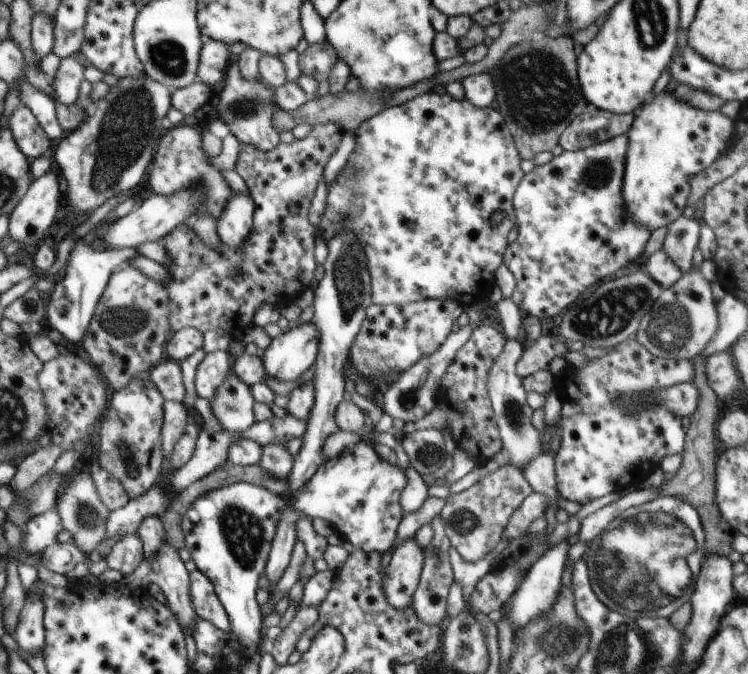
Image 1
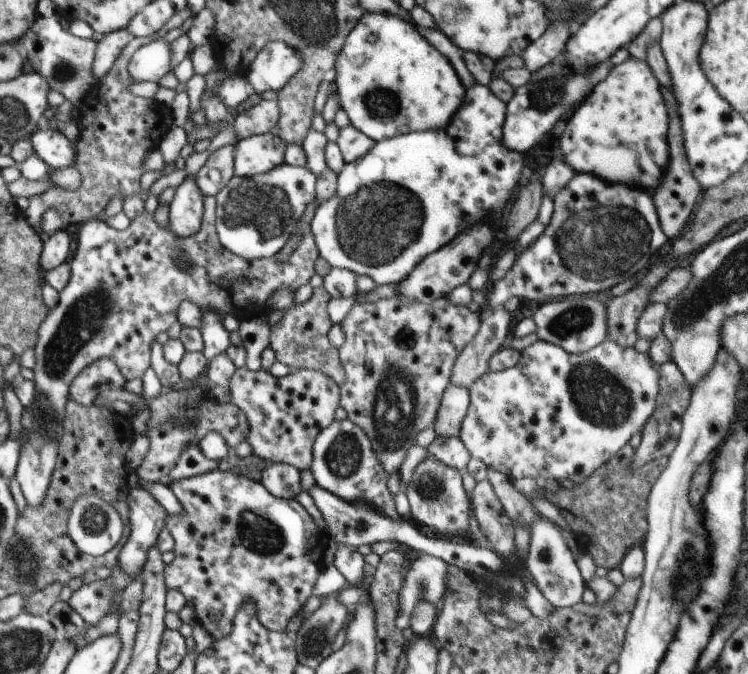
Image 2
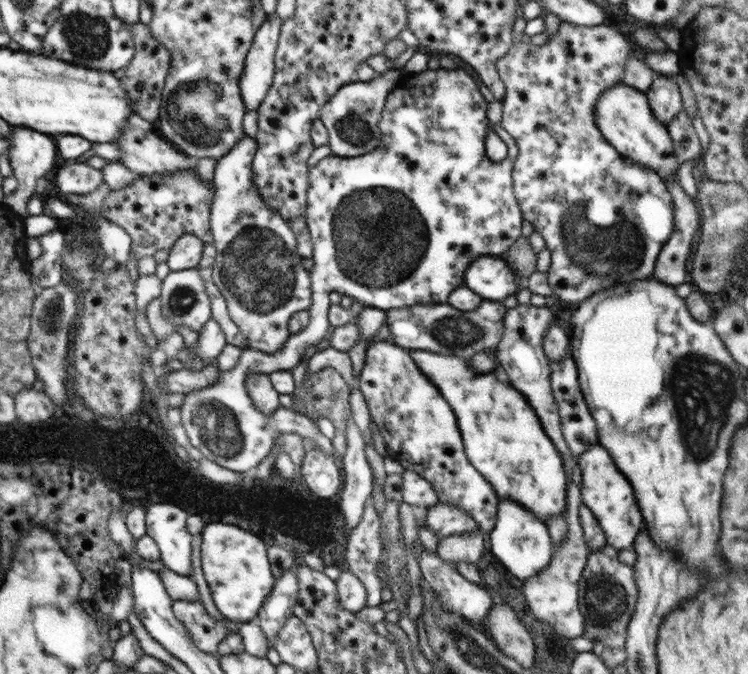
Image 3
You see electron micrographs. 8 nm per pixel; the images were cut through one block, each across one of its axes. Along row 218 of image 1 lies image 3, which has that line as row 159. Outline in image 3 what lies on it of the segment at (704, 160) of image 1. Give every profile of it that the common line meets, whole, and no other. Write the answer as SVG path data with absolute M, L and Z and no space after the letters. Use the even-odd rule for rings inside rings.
M624 83L608 87L598 97L593 115L598 130L622 156L649 166L664 184L679 182L676 172L680 164L675 157L671 136L667 127L654 116L644 92Z

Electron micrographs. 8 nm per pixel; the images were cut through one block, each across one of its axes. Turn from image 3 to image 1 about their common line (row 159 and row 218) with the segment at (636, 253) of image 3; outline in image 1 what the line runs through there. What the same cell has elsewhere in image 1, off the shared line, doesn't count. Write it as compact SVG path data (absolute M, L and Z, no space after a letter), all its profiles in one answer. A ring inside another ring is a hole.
M628 135L616 136L616 138L608 139L606 142L596 143L594 146L589 146L575 151L563 151L560 155L555 156L550 162L535 166L531 172L524 173L520 184L516 187L513 196L513 207L515 210L516 221L515 225L518 227L518 235L514 242L508 244L503 254L503 263L510 270L516 279L516 286L513 290L511 299L518 308L524 310L527 315L535 316L540 320L544 318L554 318L558 316L564 308L568 308L575 301L585 297L588 290L592 290L604 278L611 277L620 268L629 270L637 262L643 260L644 246L650 238L651 231L648 228L638 226L633 222L632 218L626 212L624 204L624 196L622 196L622 187L625 171L625 160L628 152Z

